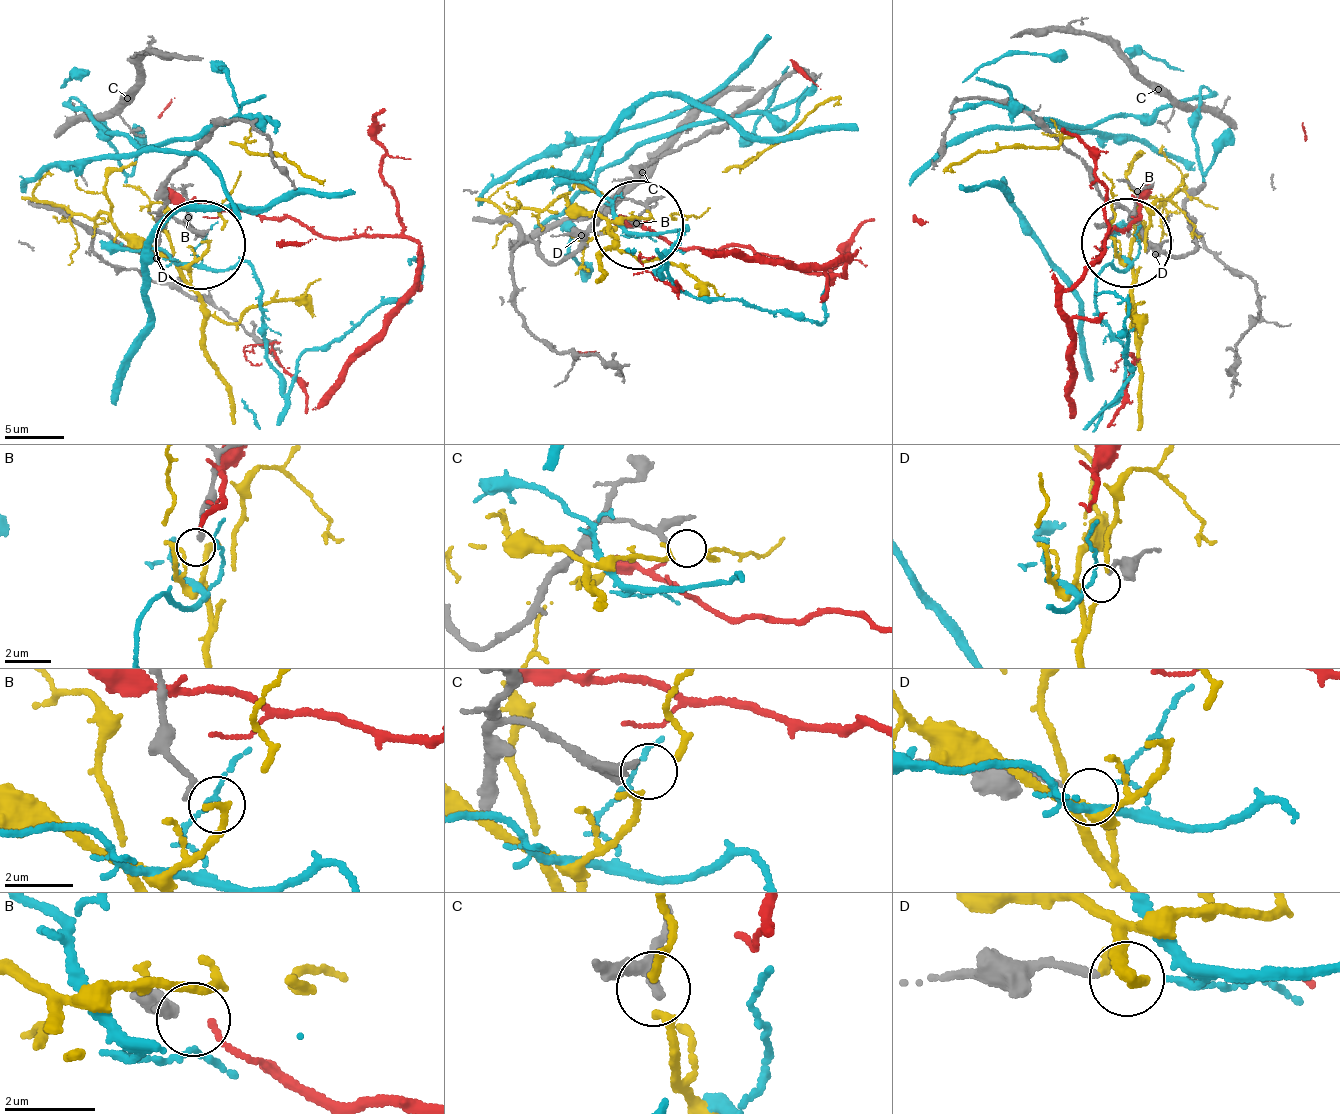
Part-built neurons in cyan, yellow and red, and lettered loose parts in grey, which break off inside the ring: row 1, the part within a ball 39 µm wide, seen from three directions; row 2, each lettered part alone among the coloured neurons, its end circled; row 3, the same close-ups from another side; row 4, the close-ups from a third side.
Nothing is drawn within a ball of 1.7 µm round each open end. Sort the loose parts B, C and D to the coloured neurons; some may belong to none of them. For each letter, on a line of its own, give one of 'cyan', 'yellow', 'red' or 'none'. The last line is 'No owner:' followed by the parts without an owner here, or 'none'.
B: none
C: none
D: none
No owner: B, C, D

